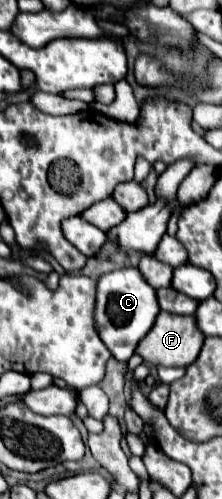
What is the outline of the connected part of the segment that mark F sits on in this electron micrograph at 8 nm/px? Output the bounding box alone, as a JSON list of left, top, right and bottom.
[135,312,205,366]

